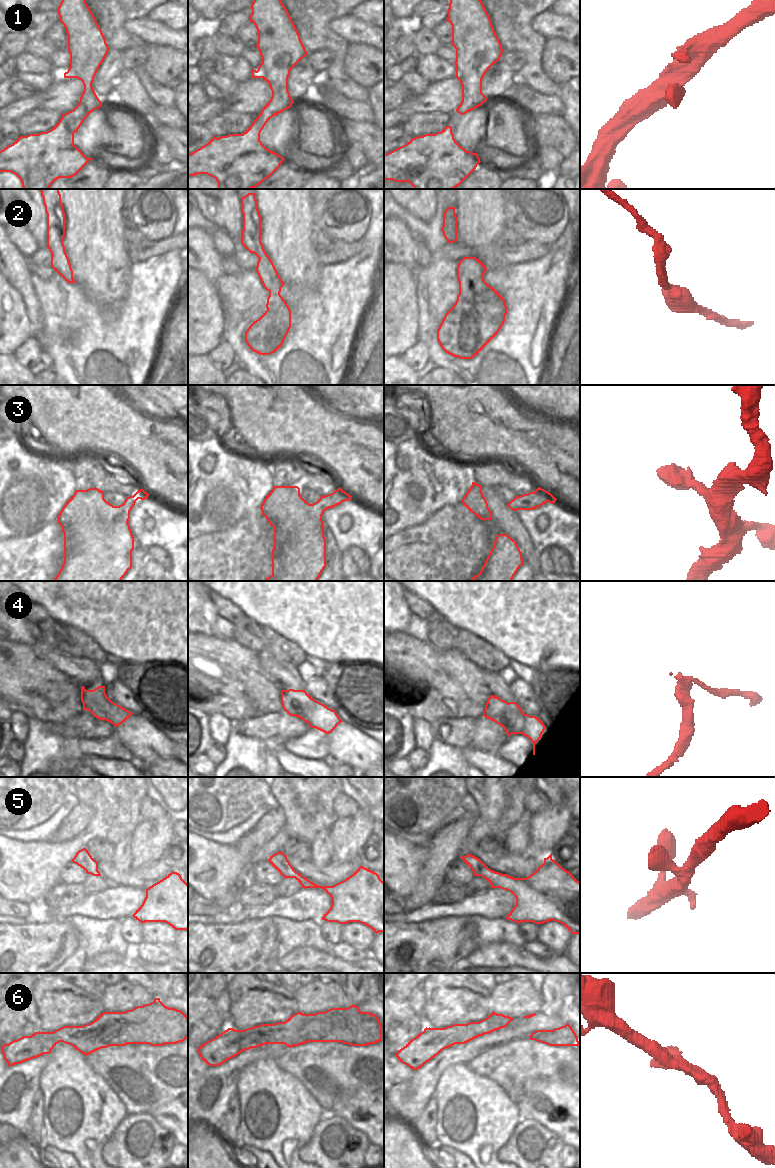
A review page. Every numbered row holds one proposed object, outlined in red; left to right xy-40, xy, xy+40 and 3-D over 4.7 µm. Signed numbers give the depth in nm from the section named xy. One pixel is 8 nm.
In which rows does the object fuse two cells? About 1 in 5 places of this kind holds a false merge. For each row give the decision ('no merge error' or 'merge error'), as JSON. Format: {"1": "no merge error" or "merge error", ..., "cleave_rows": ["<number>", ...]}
{"1": "no merge error", "2": "no merge error", "3": "no merge error", "4": "merge error", "5": "no merge error", "6": "no merge error", "cleave_rows": ["4"]}

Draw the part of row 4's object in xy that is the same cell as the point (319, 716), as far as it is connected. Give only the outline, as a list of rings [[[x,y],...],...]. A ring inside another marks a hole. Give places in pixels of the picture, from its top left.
[[[281,690],[281,705],[290,716],[304,718],[311,728],[326,734],[331,733],[338,724],[343,722],[335,710],[314,700],[305,690]],[[300,704],[305,707],[305,716],[293,713]]]

